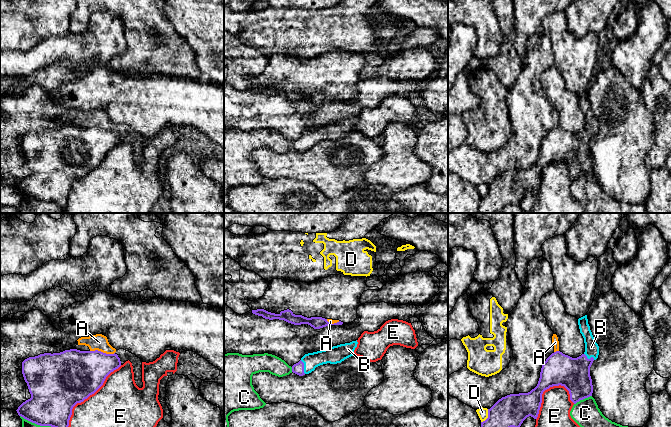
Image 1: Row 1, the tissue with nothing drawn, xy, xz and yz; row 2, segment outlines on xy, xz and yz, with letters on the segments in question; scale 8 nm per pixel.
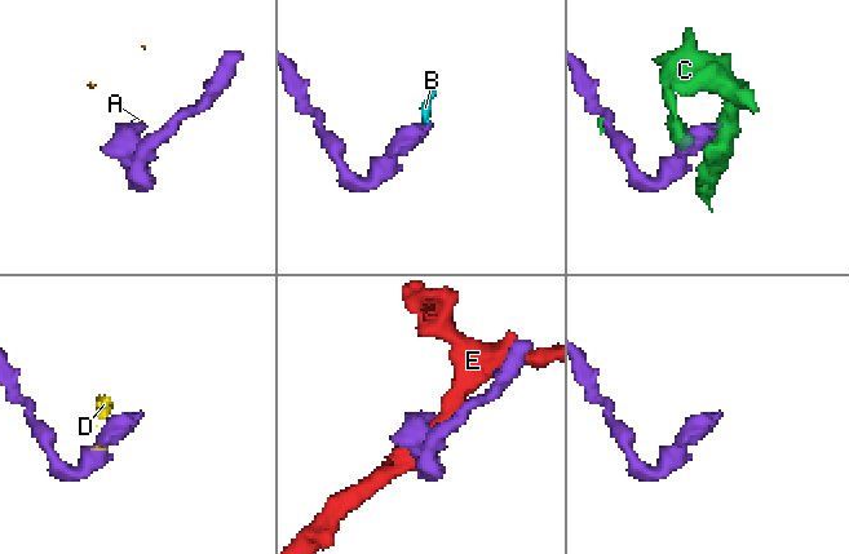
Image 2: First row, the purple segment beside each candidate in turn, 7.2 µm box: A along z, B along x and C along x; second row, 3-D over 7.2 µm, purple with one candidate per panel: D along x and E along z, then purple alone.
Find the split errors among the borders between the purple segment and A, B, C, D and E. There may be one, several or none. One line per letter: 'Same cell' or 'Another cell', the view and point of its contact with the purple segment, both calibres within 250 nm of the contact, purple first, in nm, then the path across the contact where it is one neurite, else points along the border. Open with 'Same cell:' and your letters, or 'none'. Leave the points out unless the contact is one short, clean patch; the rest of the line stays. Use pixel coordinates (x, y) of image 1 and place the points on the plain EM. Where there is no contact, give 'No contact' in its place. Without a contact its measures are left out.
Same cell: B
A: Another cell. Touches purple at xy (102, 128). Thickness 380 nm (purple) against 130 nm. Boundary: xy (90, 126), (114, 129)
B: Same cell. Touches purple at xz (303, 143). Thickness 90 nm (purple) against 130 nm
C: Another cell. Touches purple at yz (582, 175). Thickness 260 nm (purple) against 220 nm
D: Another cell. Touches purple at yz (488, 192). Thickness 260 nm (purple) against 80 nm
E: Another cell. Touches purple at xy (85, 174). Thickness 460 nm (purple) against 480 nm

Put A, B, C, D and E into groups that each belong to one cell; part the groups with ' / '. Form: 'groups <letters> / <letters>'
groups A / B / C / D / E

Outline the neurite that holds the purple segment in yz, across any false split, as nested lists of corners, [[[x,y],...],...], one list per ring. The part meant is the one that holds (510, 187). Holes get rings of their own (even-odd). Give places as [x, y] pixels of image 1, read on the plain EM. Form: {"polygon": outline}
{"polygon": [[[587,91],[578,95],[578,101],[584,114],[585,128],[577,134],[560,127],[552,129],[543,139],[538,160],[534,165],[528,169],[502,173],[488,185],[488,194],[481,198],[478,213],[498,213],[506,205],[520,204],[529,192],[537,195],[542,170],[550,163],[564,162],[574,180],[592,172],[590,143],[598,134],[599,122],[590,106]]]}

